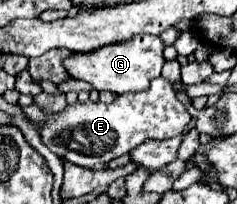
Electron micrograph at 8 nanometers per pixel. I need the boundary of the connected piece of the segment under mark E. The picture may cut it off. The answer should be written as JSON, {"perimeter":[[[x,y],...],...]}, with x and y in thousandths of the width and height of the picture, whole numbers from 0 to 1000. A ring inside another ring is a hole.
{"perimeter":[[[646,382],[620,441],[536,451],[494,471],[468,510],[435,500],[316,500],[283,510],[274,539],[232,559],[190,559],[156,510],[80,520],[97,559],[139,598],[173,608],[165,667],[173,696],[241,755],[257,784],[300,804],[392,824],[401,804],[451,804],[494,765],[536,755],[578,706],[654,676],[696,686],[730,667],[764,667],[806,598],[789,529],[738,480],[738,441],[705,392]]]}

